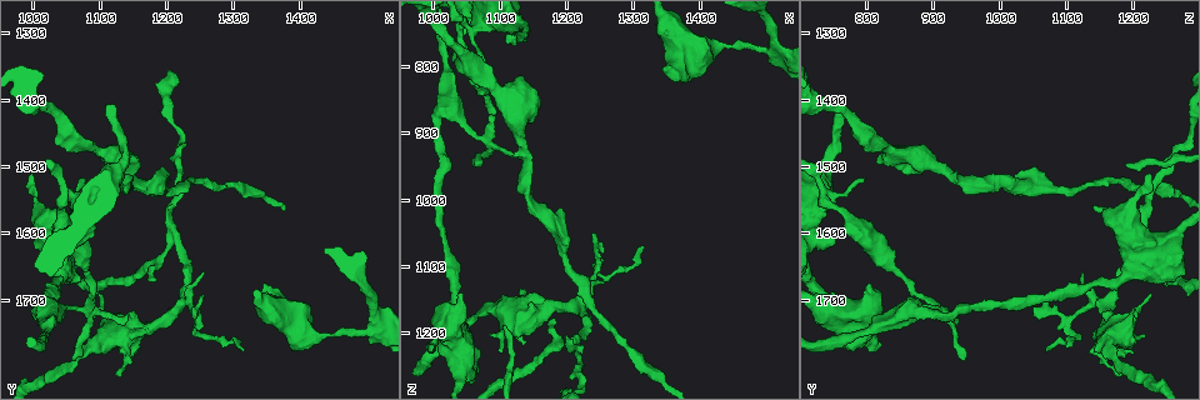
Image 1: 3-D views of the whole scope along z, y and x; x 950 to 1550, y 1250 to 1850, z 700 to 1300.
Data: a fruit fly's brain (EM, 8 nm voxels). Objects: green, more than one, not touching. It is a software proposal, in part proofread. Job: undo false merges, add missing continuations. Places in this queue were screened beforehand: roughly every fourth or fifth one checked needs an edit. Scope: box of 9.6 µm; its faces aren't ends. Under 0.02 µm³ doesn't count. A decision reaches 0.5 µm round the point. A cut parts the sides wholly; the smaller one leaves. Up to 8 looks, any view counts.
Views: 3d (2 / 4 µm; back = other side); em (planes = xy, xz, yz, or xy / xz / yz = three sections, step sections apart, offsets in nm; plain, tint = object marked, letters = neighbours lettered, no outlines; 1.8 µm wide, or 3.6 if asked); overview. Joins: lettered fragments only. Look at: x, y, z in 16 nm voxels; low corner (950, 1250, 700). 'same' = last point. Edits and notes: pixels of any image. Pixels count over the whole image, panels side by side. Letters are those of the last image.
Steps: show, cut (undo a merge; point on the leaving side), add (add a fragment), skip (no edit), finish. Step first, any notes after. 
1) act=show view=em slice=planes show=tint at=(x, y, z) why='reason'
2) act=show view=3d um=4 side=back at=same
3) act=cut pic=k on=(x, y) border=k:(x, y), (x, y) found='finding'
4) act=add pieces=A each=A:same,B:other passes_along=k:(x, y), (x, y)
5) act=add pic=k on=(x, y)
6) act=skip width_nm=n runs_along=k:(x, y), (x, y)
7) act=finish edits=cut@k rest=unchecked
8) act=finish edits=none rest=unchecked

act=show view=em slice=planes show=letters at=(1045, 1560, 745) why='thick turns thin'

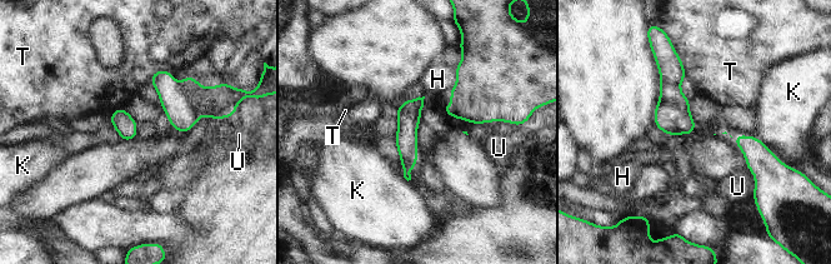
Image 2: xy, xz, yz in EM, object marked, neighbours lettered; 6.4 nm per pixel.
act=cut pic=2 on=(219, 101) longest_contact=T:200nm each=H:other,K:other,T:other,U:other found='two neurons meet here'

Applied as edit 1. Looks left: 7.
act=show view=overview why='see it whole again'

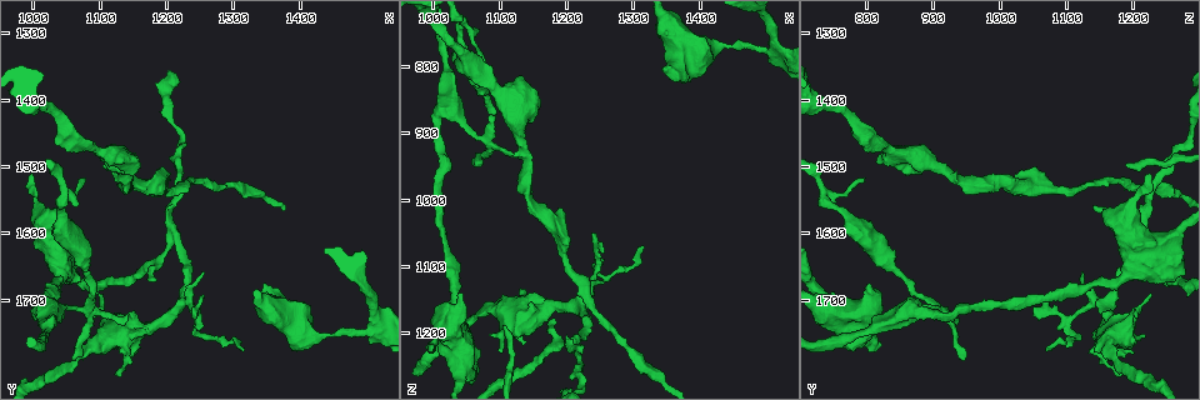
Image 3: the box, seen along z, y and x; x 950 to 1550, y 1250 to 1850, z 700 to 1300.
act=show view=3d um=2 at=(1260, 1660, 1120) why='an open end'

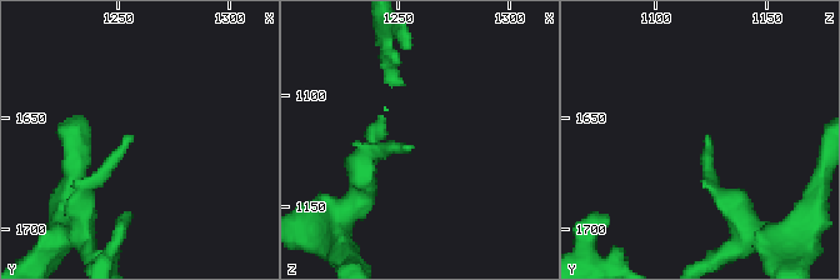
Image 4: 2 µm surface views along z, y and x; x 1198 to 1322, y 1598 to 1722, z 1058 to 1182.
act=show view=em slice=planes show=letters at=(1254, 1659, 1121) why='shape alone is not enough'

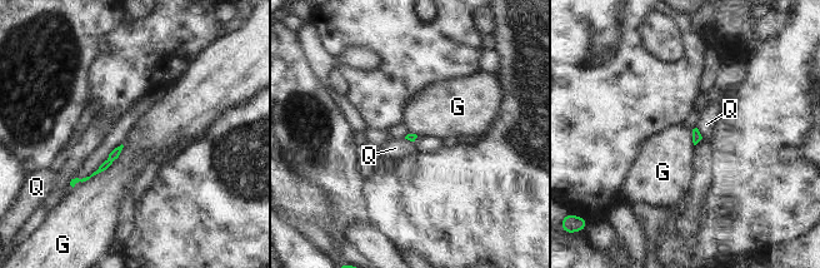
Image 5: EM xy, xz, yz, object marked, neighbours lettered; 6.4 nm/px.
act=skip each=G:other,Q:other border=5:(124, 145), (105, 169), (81, 183) found='no lettered fragment goes on from it'

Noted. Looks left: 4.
act=show view=3d um=4 at=(1210, 1605, 1215) why='a fork'

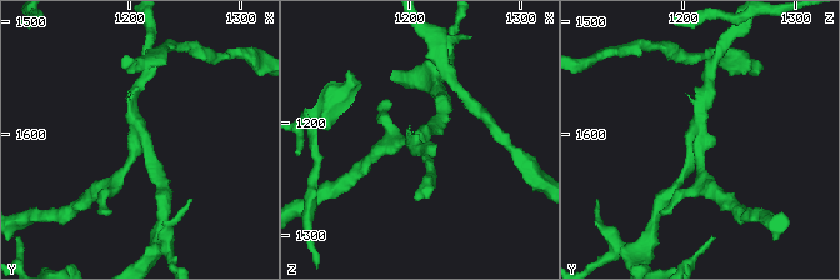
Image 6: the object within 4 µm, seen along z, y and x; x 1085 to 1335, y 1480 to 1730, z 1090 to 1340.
act=show view=em slice=xy step=8 show=tint at=(1212, 1608, 1212)

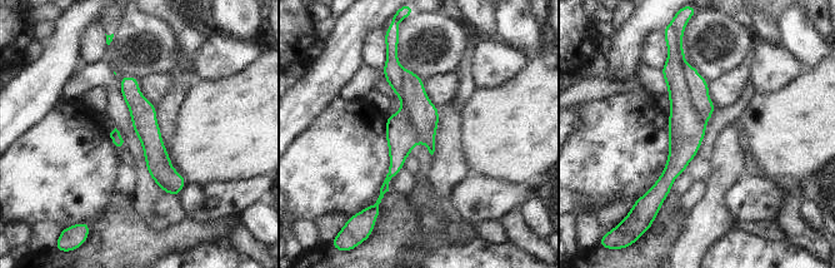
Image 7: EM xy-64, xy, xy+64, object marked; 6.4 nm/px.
act=show view=em slice=planes show=letters at=same

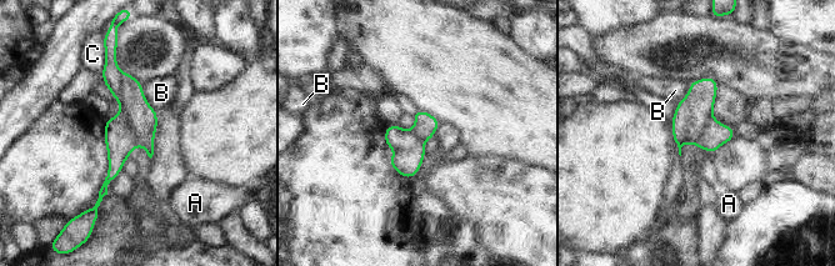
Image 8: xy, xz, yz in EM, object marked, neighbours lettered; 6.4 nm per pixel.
act=cut pic=8 on=(119, 140) each=A:other,B:other,C:other arms=3 part_leaving=8:(121, 115), (115, 169), (103, 191) found='two neurons meet here'

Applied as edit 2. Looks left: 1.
act=finish edits=cut@2,cut@8 rest=unchecked

